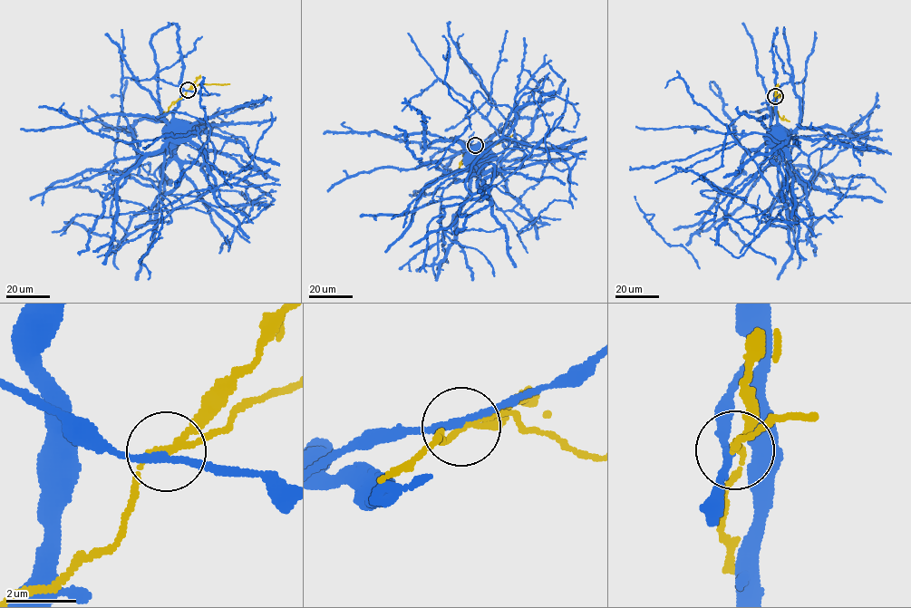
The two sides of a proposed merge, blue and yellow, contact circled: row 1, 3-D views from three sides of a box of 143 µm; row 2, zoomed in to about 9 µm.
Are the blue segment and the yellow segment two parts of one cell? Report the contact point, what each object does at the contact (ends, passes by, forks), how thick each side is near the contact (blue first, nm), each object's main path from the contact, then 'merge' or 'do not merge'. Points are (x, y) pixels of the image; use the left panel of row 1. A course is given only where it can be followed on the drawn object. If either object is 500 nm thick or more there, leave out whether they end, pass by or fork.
at (188, 90); blue passes by; yellow passes by; 200 nm thick on the blue side, 190 nm on the other; blue runs (188, 90), (180, 87), (179, 106), (174, 110), (174, 117), (183, 121), (188, 130); yellow runs (188, 90), (173, 101), (169, 110), (157, 117); do not merge

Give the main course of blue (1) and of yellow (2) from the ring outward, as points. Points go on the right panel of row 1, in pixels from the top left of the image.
1: (774, 97), (775, 114), (780, 137)
2: (774, 97), (778, 115), (789, 121)

